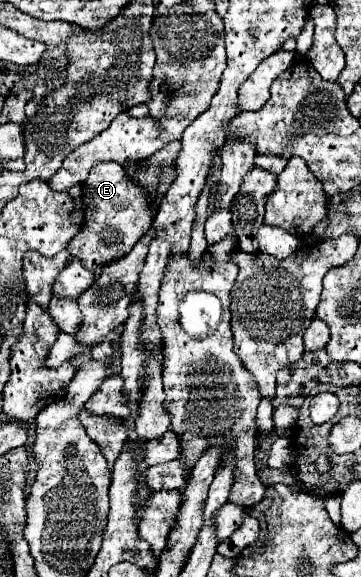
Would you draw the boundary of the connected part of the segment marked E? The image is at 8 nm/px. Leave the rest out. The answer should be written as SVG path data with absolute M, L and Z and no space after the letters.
M104 162L90 170L86 182L82 184L82 198L86 202L86 220L80 232L70 240L68 252L80 258L90 272L100 274L102 266L126 256L150 230L154 210L148 202L146 190L138 182L130 180L124 166L116 162Z

